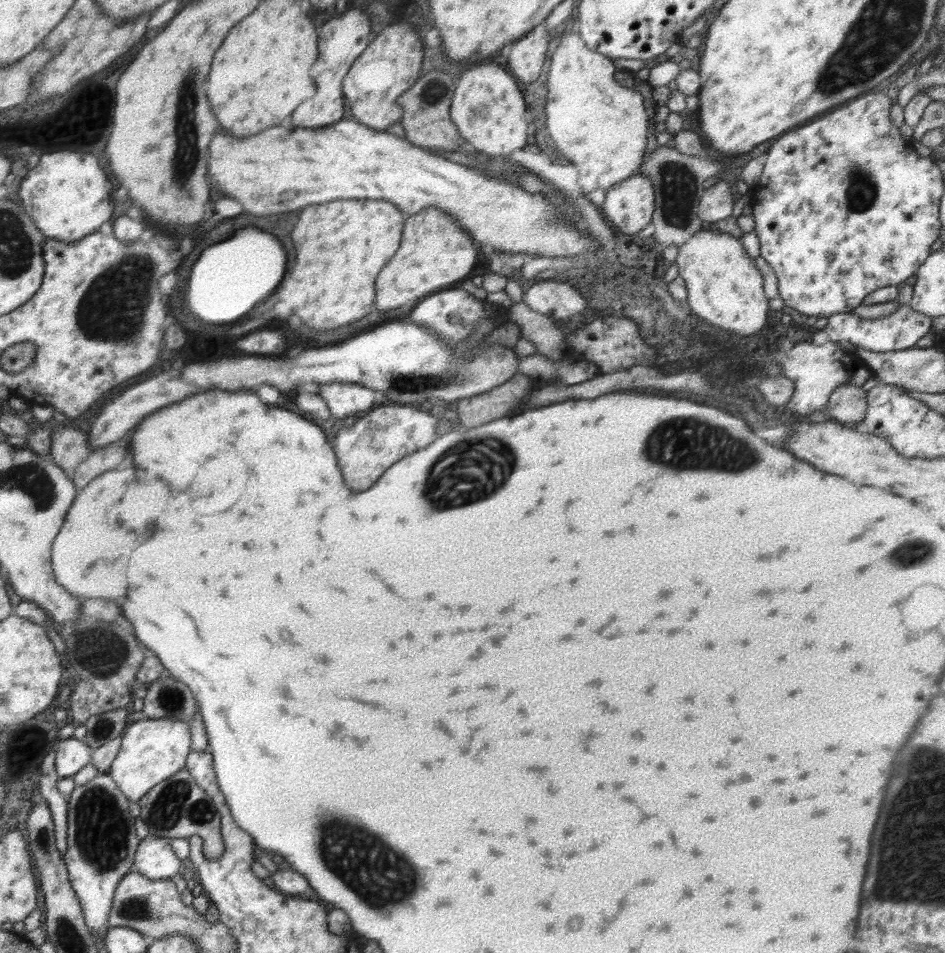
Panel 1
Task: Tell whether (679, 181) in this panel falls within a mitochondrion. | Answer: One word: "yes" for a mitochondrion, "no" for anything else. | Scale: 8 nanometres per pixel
yes

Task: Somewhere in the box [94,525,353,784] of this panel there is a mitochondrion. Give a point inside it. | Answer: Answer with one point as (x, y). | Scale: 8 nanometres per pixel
(172, 699)

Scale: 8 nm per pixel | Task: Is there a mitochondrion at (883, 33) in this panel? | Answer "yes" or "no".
yes

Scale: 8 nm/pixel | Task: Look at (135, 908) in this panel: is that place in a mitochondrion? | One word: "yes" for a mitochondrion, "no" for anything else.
yes

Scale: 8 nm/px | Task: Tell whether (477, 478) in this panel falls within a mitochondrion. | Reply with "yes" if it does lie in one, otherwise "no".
yes

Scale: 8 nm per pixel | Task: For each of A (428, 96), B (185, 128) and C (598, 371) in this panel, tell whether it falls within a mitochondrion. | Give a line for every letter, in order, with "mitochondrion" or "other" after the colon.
A: mitochondrion
B: mitochondrion
C: other

